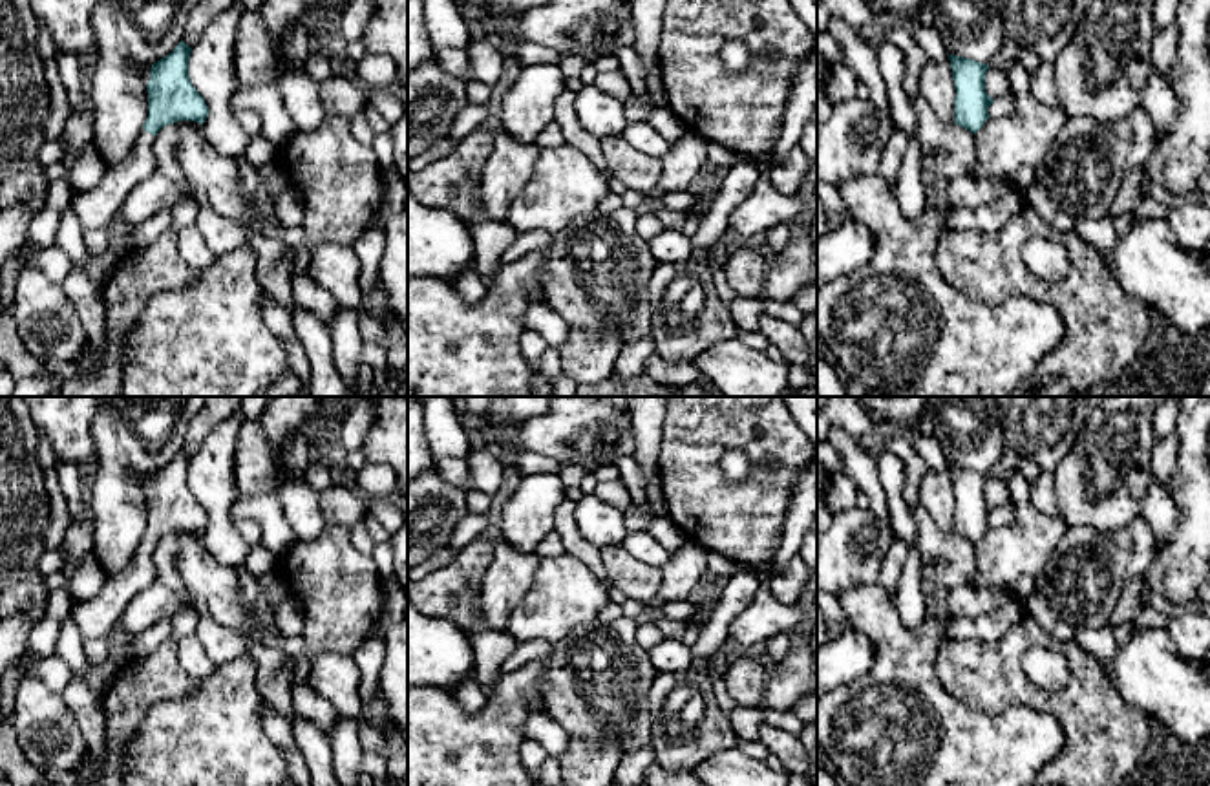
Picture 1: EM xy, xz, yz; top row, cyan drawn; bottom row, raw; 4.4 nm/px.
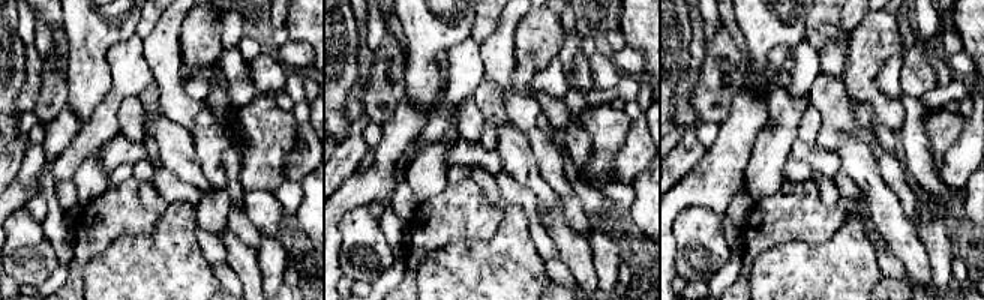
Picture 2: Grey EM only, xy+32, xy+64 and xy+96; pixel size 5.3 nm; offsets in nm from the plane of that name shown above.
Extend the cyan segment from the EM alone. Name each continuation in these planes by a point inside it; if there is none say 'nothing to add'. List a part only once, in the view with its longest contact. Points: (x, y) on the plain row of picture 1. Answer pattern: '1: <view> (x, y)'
1: xy (95, 616)

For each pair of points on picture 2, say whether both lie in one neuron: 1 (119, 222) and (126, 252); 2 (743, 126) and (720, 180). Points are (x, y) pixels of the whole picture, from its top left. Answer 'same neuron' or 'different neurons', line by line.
1: different neurons
2: same neuron

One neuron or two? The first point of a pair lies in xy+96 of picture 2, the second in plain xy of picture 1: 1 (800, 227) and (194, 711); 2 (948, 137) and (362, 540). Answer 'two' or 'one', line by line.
1: two
2: two

